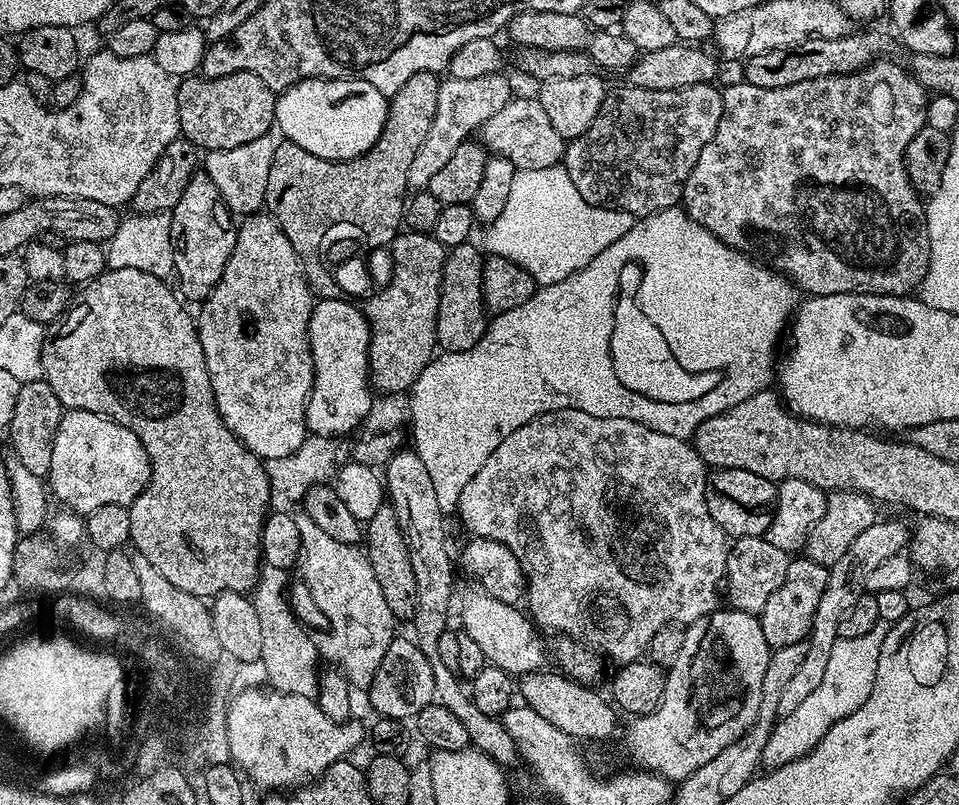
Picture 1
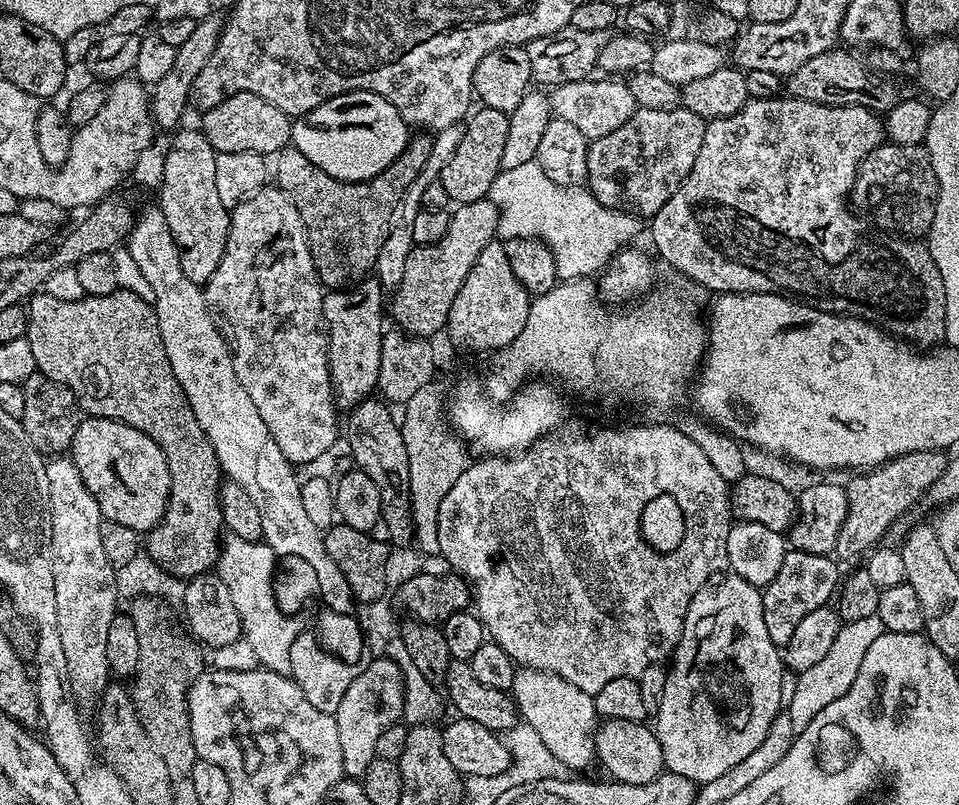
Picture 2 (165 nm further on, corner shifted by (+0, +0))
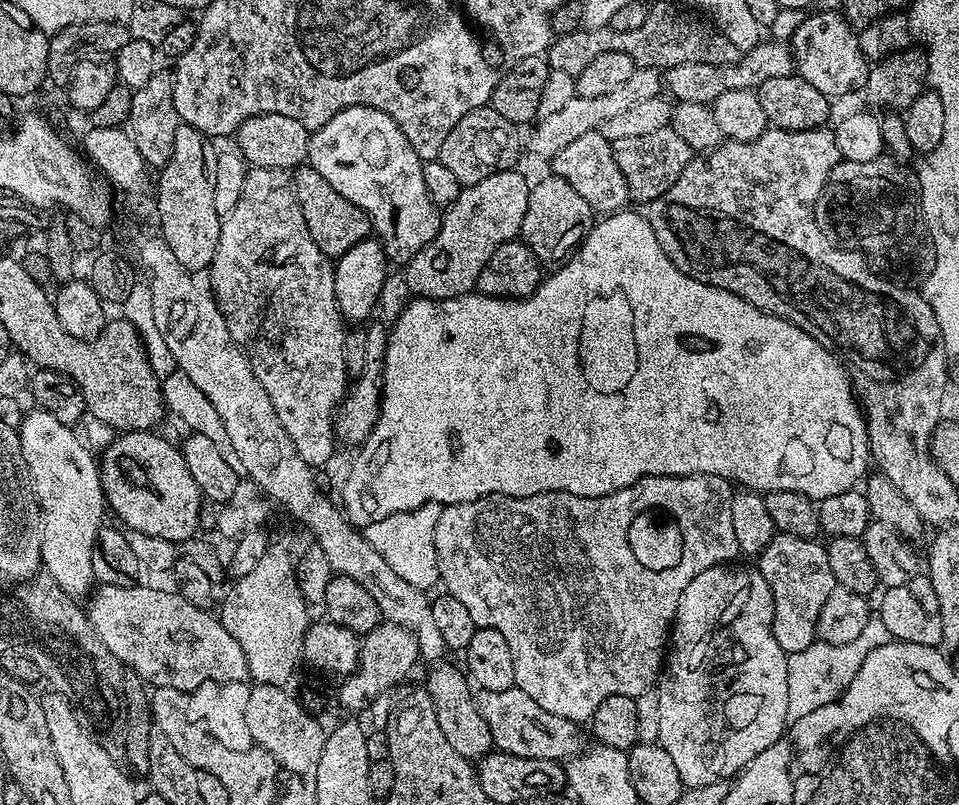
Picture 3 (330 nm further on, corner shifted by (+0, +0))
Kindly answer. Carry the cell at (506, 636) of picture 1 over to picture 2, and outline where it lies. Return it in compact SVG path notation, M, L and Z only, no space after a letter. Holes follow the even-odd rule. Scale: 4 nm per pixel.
M517 667L510 693L516 701L519 719L529 724L546 742L546 748L570 770L588 768L597 759L596 729L598 715L593 693L578 690L566 678L537 668Z

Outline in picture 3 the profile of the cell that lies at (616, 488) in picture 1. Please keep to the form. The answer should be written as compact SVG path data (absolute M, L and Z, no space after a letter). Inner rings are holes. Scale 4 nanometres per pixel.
M690 474L689 476L643 476L638 482L626 486L622 490L596 498L586 498L569 492L539 492L533 496L483 496L474 502L445 504L438 514L438 526L434 526L434 550L438 554L440 580L442 584L448 587L445 588L447 595L458 598L458 602L465 604L466 610L470 610L470 618L474 618L477 628L493 628L498 630L498 634L502 634L502 638L506 638L506 643L510 645L510 654L514 658L514 678L516 679L517 688L522 689L526 694L530 694L530 698L534 698L534 702L538 702L538 706L542 706L542 710L546 710L550 714L558 714L567 720L577 722L585 720L585 722L588 722L592 720L598 706L610 695L637 697L657 683L662 672L662 665L666 659L666 649L670 644L672 625L676 622L676 611L680 605L682 590L686 590L686 586L690 586L690 582L694 582L694 578L698 578L698 574L702 574L702 570L710 570L719 564L735 561L735 556L739 557L741 555L738 537L734 535L734 514L730 514L730 502L733 495L733 481L714 474Z

